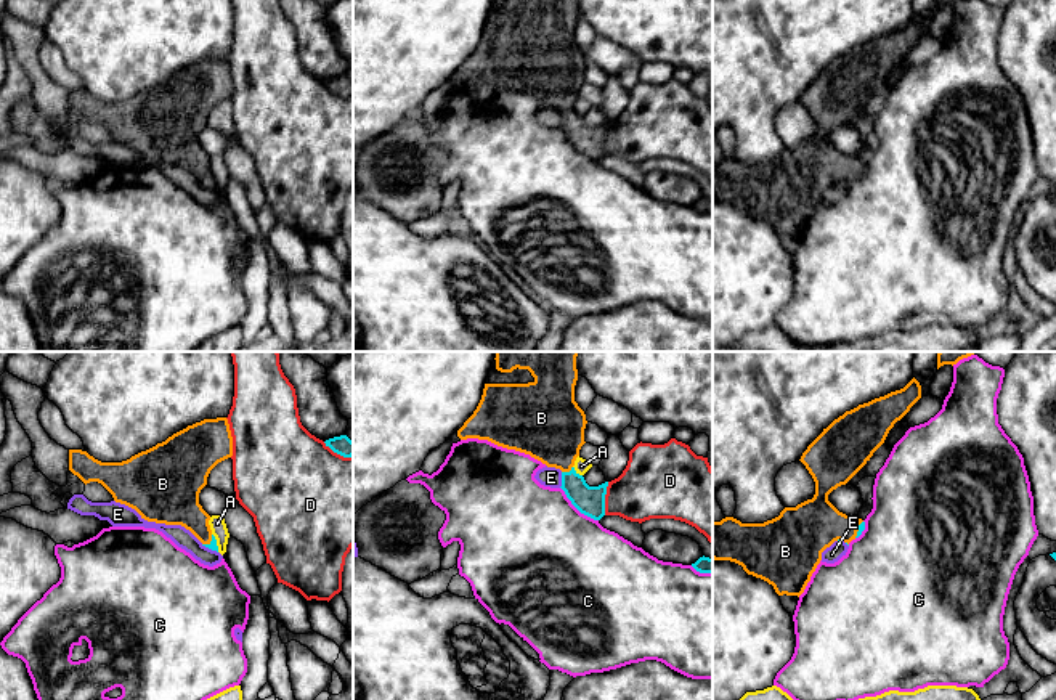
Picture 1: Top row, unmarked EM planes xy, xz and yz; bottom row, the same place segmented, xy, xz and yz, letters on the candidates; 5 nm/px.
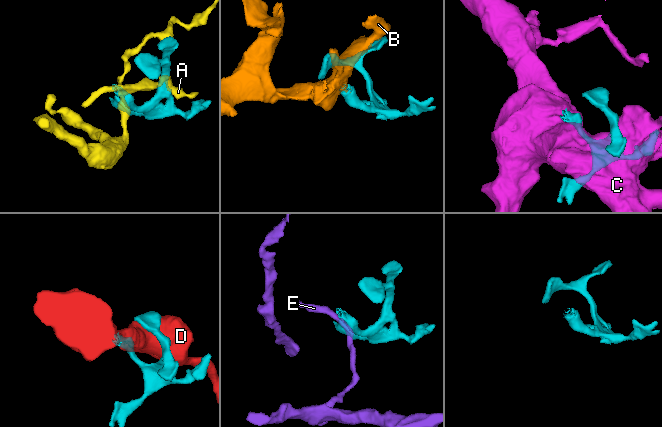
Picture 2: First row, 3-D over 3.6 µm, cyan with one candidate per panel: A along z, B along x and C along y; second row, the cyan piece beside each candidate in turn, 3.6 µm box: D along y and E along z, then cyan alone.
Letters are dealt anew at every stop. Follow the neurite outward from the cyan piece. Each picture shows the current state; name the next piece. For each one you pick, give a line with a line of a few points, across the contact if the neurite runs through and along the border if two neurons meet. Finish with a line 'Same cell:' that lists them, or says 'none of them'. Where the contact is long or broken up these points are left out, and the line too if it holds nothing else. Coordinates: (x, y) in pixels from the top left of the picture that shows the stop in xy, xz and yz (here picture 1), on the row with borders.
B: line xz (588, 500), (567, 472), (565, 461), (549, 426)
Same cell: B

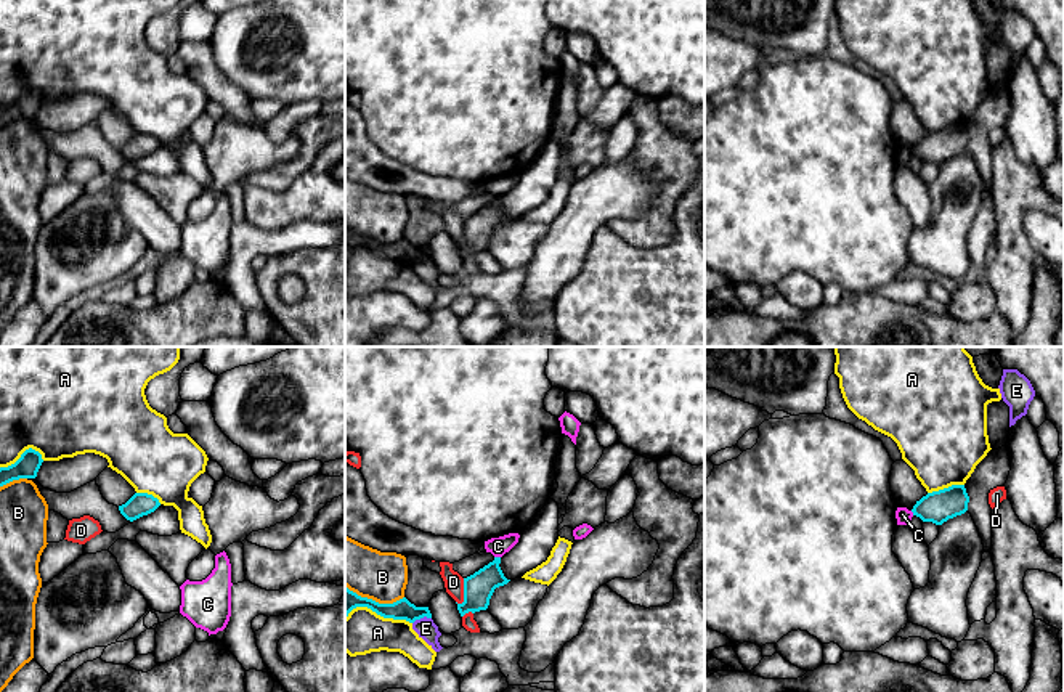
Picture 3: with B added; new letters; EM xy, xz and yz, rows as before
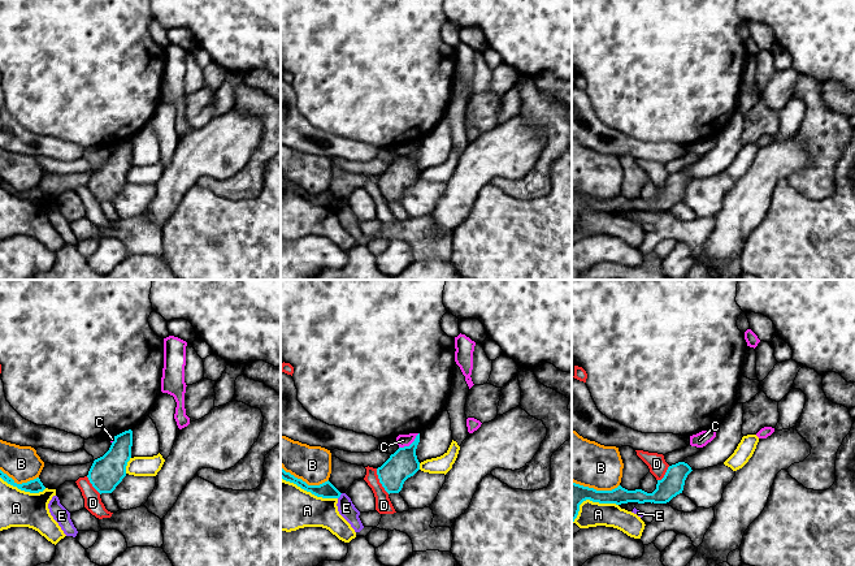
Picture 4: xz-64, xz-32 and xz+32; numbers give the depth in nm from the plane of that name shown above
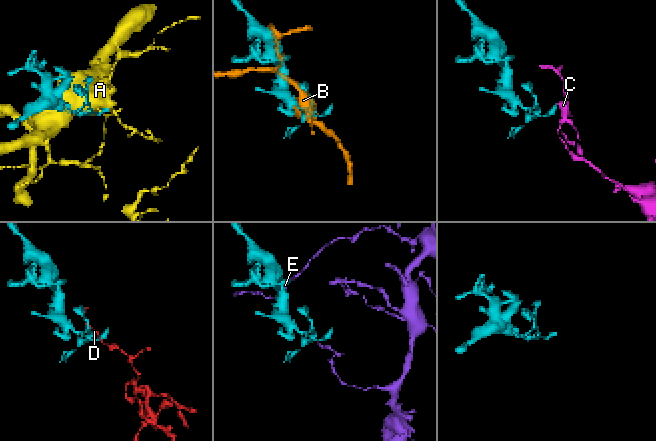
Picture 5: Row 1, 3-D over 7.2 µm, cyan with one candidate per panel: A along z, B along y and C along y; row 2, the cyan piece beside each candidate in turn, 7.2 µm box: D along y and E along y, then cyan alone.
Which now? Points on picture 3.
Same cell: none of them

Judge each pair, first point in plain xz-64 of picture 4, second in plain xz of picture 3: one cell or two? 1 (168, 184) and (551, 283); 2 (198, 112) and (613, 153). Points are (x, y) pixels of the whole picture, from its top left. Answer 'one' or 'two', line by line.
1: one
2: two

